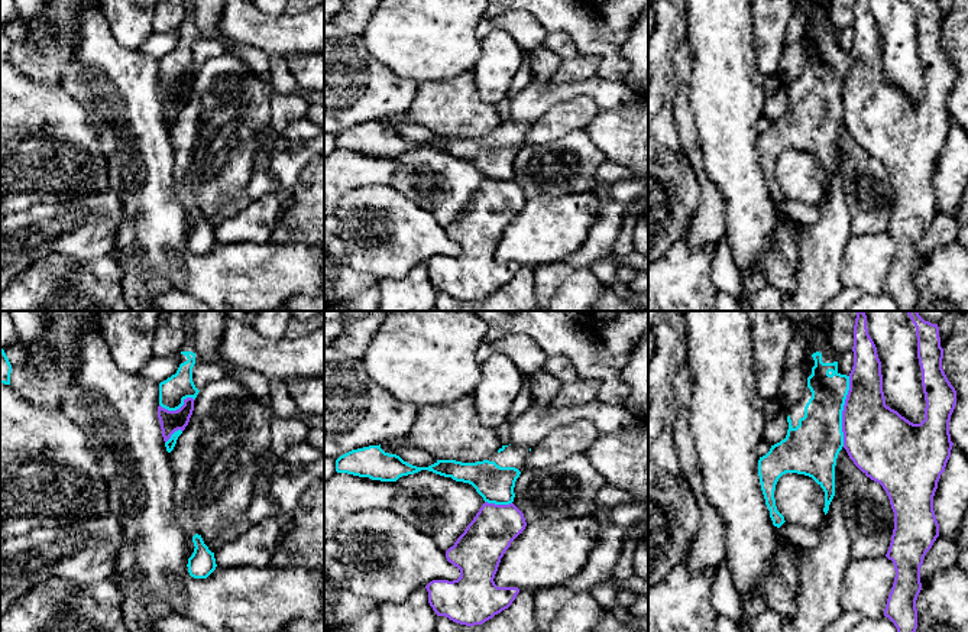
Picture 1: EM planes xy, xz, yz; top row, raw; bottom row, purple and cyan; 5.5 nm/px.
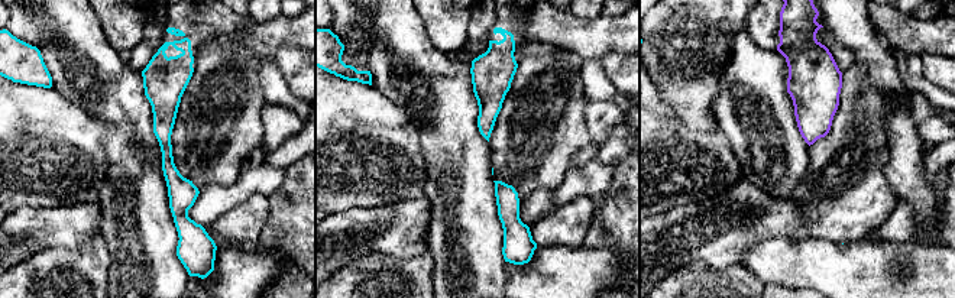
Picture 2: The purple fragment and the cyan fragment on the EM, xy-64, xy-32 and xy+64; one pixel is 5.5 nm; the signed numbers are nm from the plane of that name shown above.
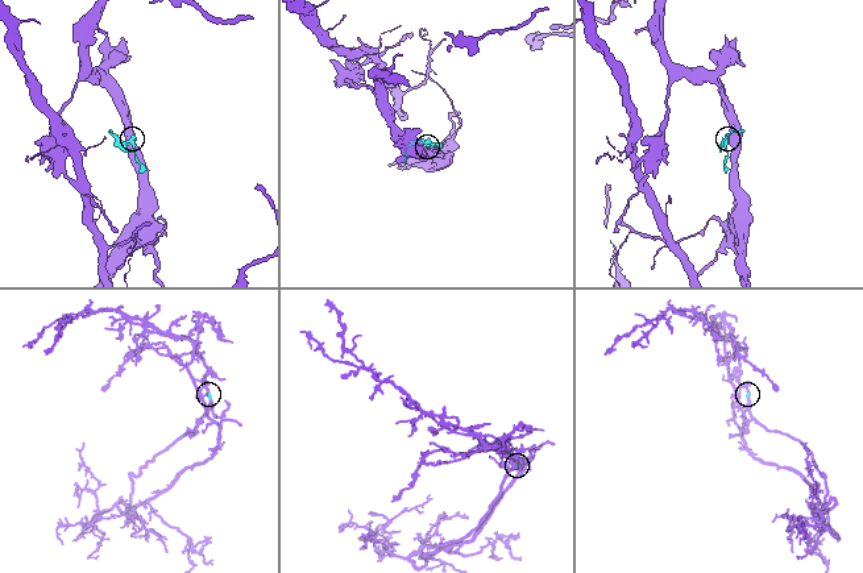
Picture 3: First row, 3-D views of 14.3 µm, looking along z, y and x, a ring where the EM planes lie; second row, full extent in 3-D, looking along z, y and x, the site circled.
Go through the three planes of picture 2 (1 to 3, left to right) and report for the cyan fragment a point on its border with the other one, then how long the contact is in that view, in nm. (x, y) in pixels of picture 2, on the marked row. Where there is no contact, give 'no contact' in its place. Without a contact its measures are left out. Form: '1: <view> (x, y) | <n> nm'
1: no contact
2: no contact
3: no contact

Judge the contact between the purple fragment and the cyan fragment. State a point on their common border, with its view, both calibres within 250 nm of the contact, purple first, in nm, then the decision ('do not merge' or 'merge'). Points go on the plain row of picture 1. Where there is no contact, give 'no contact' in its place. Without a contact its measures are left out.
contact yz (842, 87); calibres 380 and 280 nm; do not merge

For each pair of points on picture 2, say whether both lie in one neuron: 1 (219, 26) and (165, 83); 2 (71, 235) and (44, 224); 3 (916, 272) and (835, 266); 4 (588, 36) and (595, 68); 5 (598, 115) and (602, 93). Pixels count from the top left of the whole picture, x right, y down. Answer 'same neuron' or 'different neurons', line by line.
1: same neuron
2: same neuron
3: same neuron
4: different neurons
5: different neurons

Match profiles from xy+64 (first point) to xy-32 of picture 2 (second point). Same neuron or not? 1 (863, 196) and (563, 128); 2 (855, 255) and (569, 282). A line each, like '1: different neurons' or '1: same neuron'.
1: same neuron
2: same neuron

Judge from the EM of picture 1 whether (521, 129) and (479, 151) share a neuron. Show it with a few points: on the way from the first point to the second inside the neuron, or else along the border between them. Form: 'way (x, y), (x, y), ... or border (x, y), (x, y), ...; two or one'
way (511, 136), (497, 151), (489, 151); one

